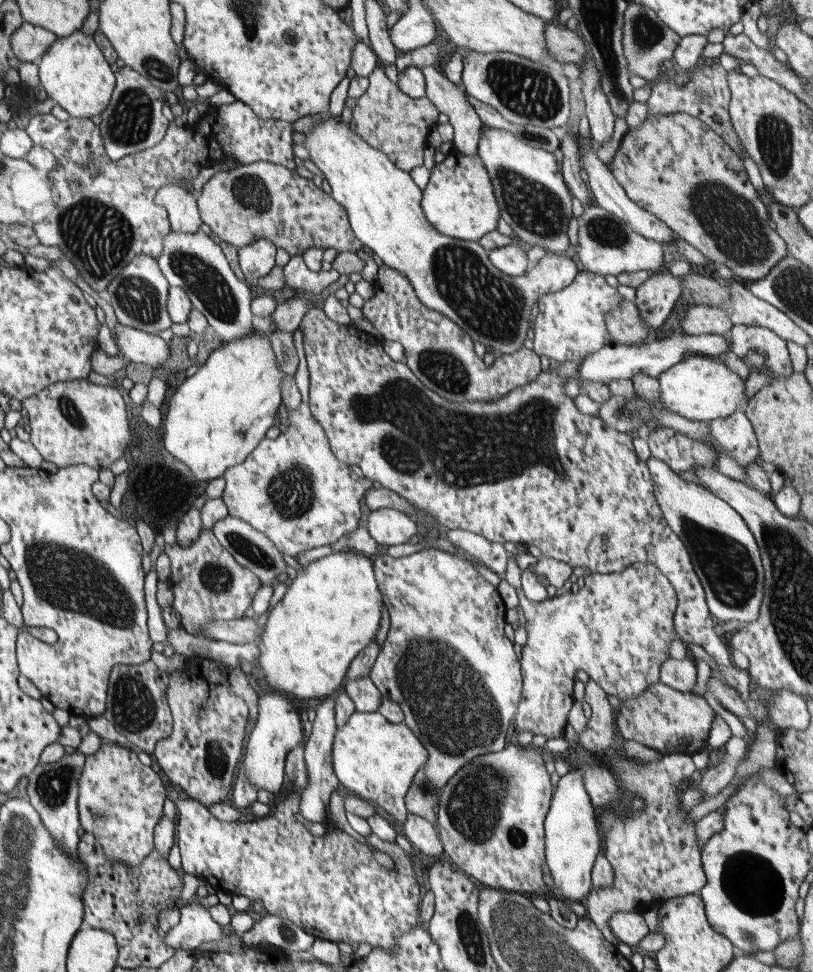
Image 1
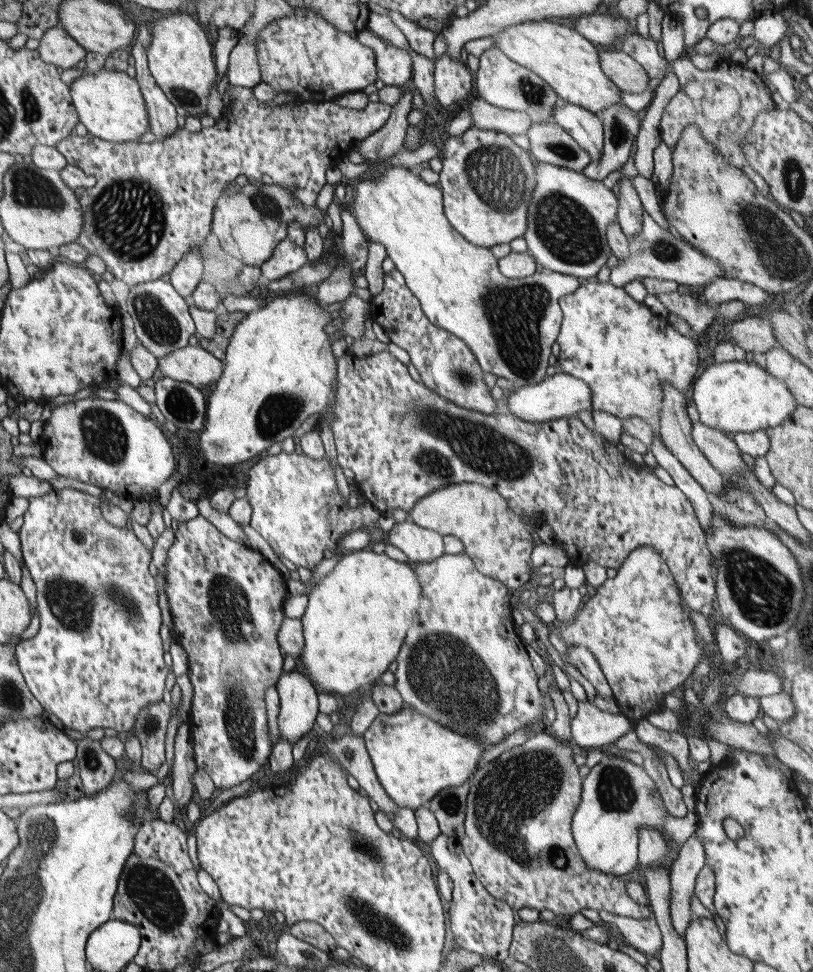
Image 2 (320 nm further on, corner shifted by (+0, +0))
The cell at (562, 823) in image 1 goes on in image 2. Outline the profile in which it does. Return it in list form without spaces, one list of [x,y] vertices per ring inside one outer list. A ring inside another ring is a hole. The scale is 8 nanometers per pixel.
[[[621,756],[604,757],[598,765],[590,768],[590,773],[583,780],[581,801],[572,817],[572,834],[580,856],[593,869],[613,875],[628,874],[640,867],[638,858],[640,829],[665,832],[678,847],[698,831],[698,821],[692,816],[685,819],[672,816],[666,808],[656,783],[644,767]]]

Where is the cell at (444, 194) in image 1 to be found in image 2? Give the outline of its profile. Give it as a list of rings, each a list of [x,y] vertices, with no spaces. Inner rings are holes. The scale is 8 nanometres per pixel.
[[[471,127],[460,136],[450,136],[442,149],[442,202],[444,216],[468,241],[492,248],[524,236],[528,203],[537,184],[535,161],[528,150],[518,147],[510,135]]]

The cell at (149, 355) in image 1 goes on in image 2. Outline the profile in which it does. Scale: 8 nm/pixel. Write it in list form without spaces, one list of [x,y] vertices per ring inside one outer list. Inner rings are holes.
[[[186,346],[158,360],[164,376],[189,382],[199,389],[216,384],[223,371],[223,362],[198,346]]]

